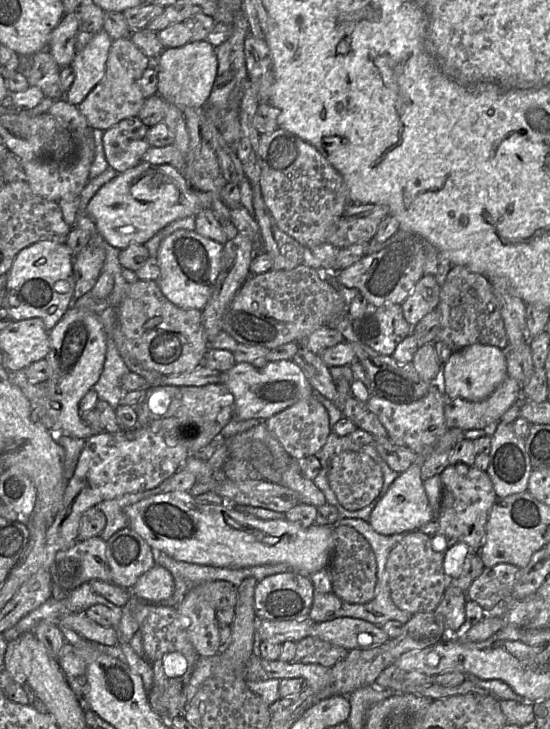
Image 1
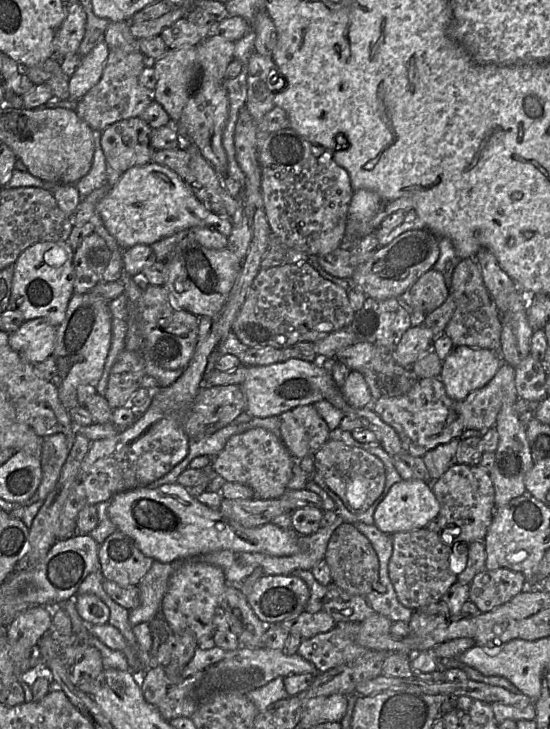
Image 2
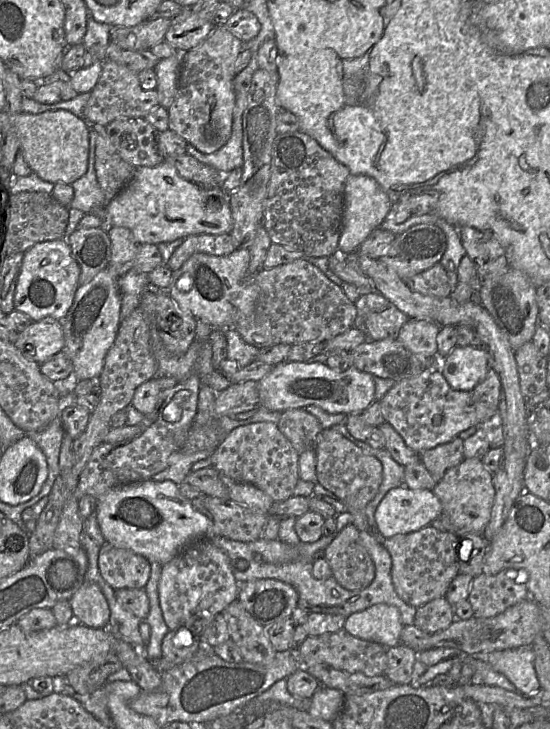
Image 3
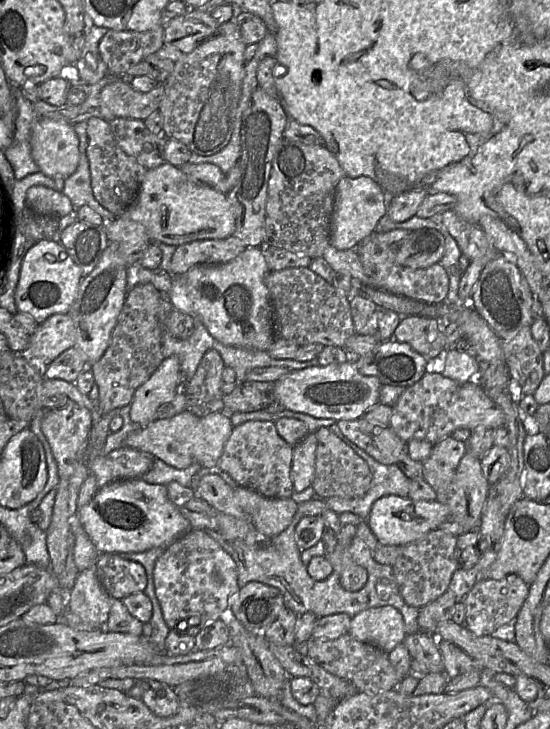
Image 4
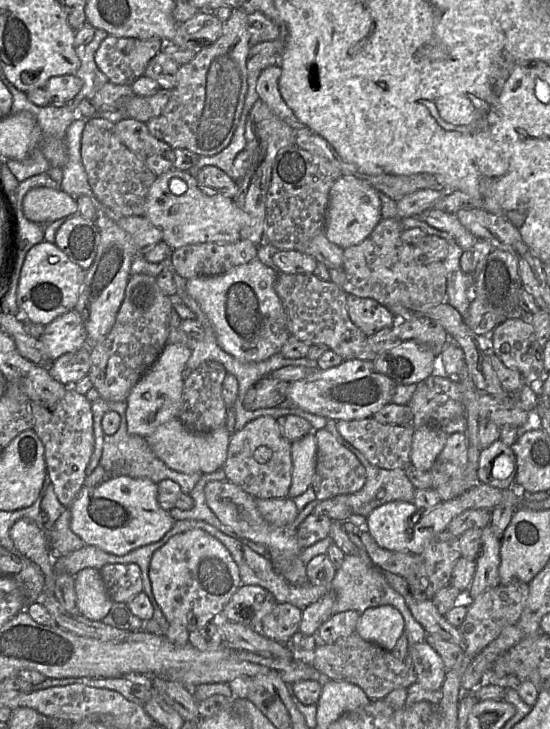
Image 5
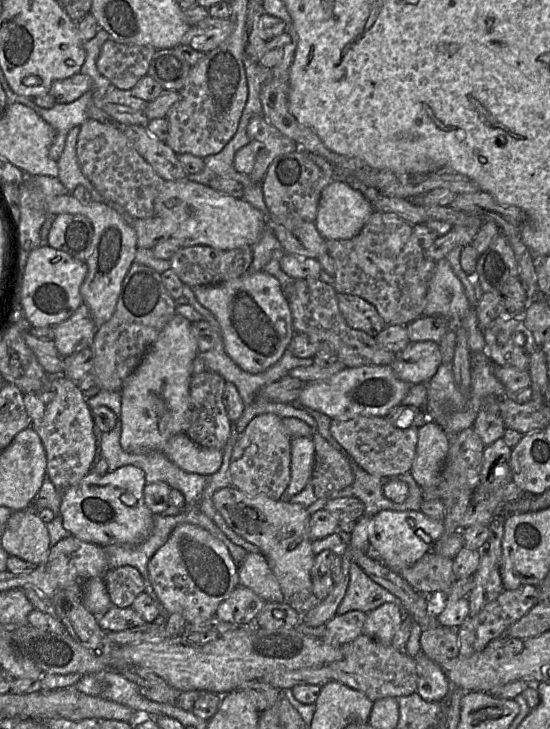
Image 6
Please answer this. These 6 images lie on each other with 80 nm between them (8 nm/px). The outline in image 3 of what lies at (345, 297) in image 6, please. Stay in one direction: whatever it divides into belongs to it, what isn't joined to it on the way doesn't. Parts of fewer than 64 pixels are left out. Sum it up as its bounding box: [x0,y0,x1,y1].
[352,291,409,340]

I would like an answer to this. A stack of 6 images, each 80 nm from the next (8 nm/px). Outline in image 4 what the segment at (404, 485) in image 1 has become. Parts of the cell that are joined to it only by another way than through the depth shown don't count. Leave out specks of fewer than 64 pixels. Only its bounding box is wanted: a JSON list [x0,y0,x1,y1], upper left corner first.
[366,495,450,546]

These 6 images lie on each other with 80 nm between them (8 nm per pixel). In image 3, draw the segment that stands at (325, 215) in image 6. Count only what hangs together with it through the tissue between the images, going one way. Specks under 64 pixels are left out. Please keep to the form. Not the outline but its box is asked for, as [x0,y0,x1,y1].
[338,175,393,252]

